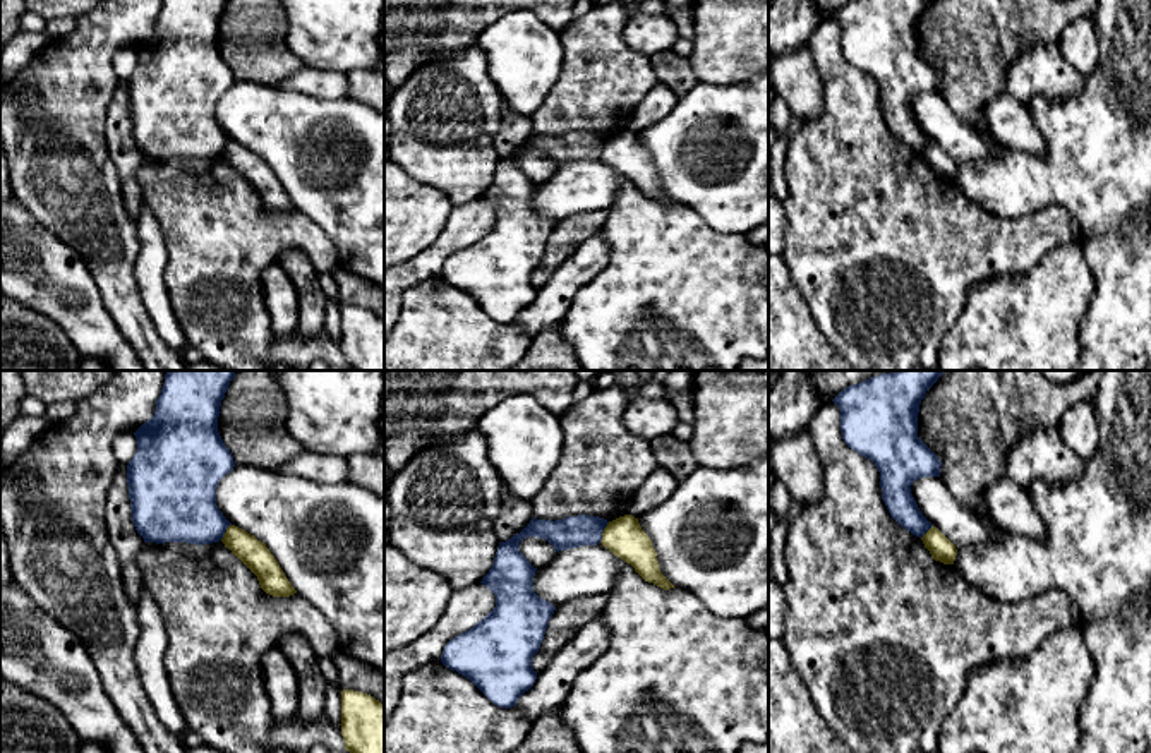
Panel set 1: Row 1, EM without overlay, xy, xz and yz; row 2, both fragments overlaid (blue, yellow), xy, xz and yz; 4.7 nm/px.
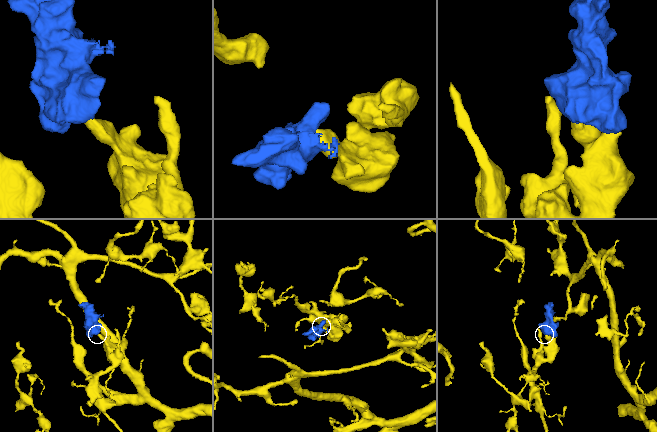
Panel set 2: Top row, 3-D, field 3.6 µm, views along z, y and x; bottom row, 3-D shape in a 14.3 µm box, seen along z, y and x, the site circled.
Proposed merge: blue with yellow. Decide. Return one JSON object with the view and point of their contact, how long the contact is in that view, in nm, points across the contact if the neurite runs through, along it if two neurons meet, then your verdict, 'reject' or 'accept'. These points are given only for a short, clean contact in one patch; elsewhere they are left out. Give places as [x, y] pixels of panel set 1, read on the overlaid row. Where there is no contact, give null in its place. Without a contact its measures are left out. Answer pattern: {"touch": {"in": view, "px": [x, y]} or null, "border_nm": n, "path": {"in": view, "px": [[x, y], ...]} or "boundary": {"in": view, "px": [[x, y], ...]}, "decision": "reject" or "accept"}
{"touch": {"in": "xz", "px": [602, 530]}, "border_nm": 120, "boundary": {"in": "xz", "px": [[609, 522], [599, 542]]}, "decision": "reject"}

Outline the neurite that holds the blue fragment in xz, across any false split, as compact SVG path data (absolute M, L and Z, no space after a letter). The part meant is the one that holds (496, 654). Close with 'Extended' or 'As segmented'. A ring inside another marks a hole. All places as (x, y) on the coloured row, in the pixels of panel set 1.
M588 515L556 521L532 518L520 533L499 542L494 564L480 581L496 595L496 607L449 640L441 662L470 679L494 705L515 707L537 679L532 659L556 611L533 592L537 568L520 552L520 542L527 537L545 539L556 552L597 545L607 523Z. As segmented

